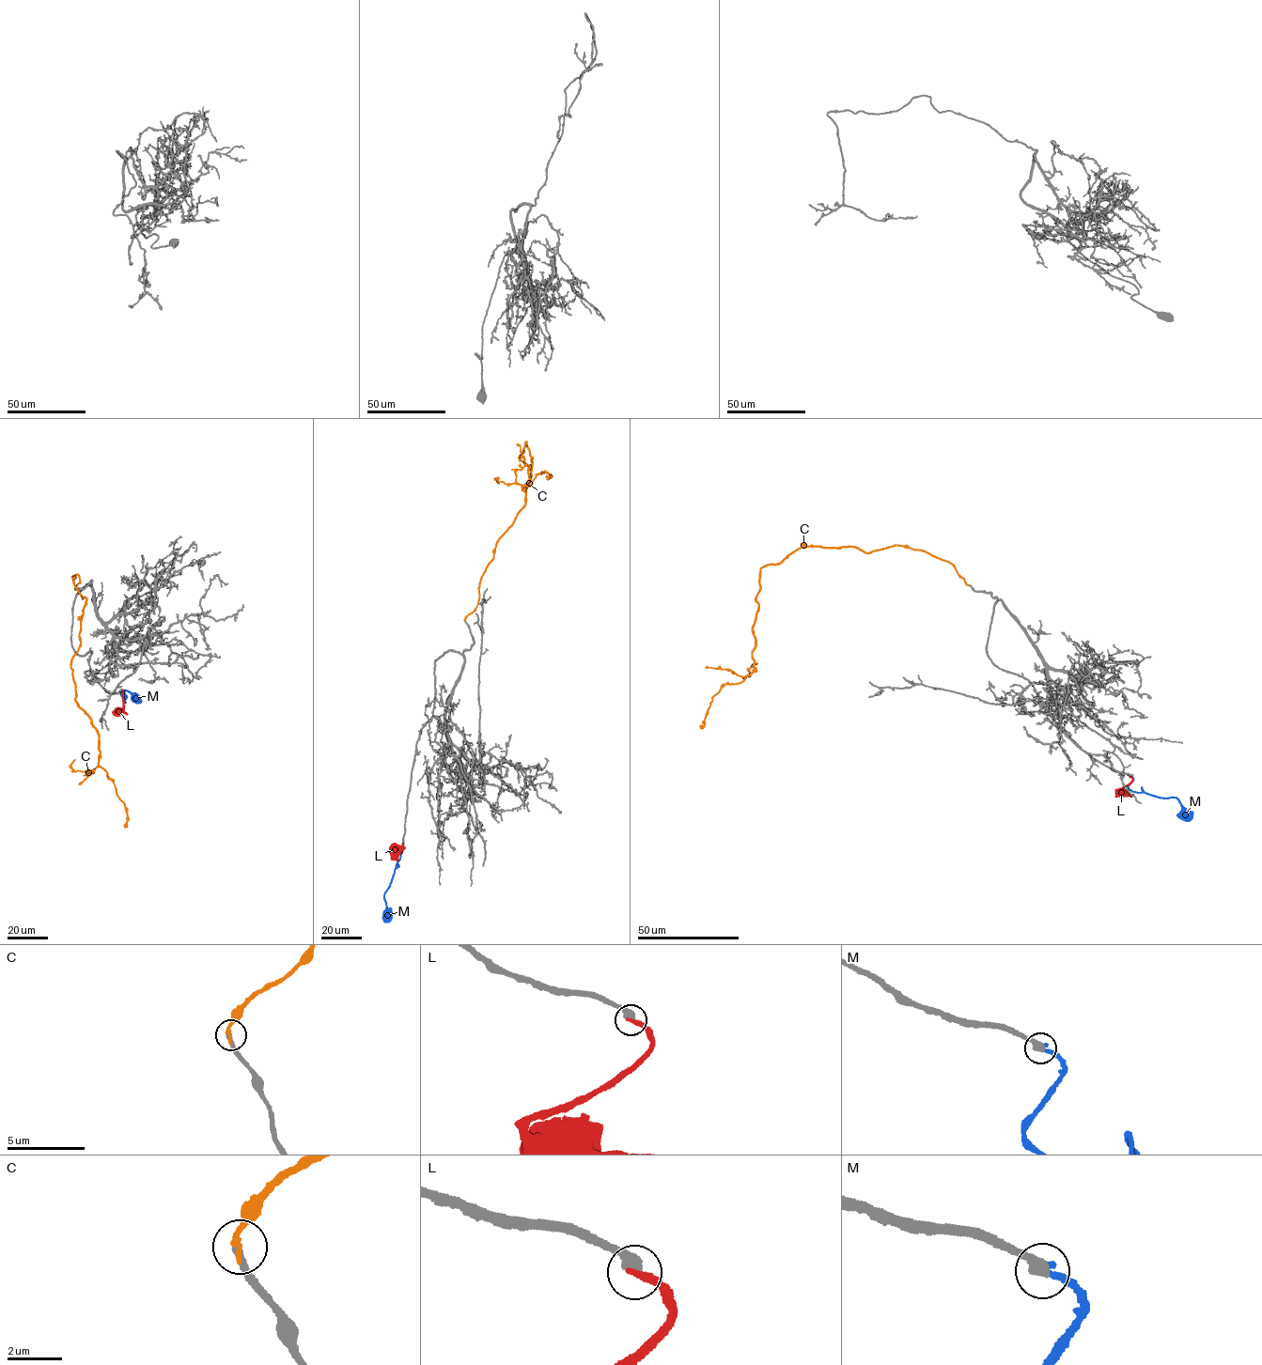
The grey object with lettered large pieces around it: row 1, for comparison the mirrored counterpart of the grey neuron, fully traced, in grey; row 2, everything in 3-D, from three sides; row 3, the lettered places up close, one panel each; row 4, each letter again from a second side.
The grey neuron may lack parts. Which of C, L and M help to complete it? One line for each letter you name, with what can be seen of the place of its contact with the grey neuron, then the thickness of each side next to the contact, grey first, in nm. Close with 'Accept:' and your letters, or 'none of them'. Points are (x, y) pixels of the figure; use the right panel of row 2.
C: meets grey at (968, 585); 300 nm thick on the grey side, 240 nm on the other
Accept: C

